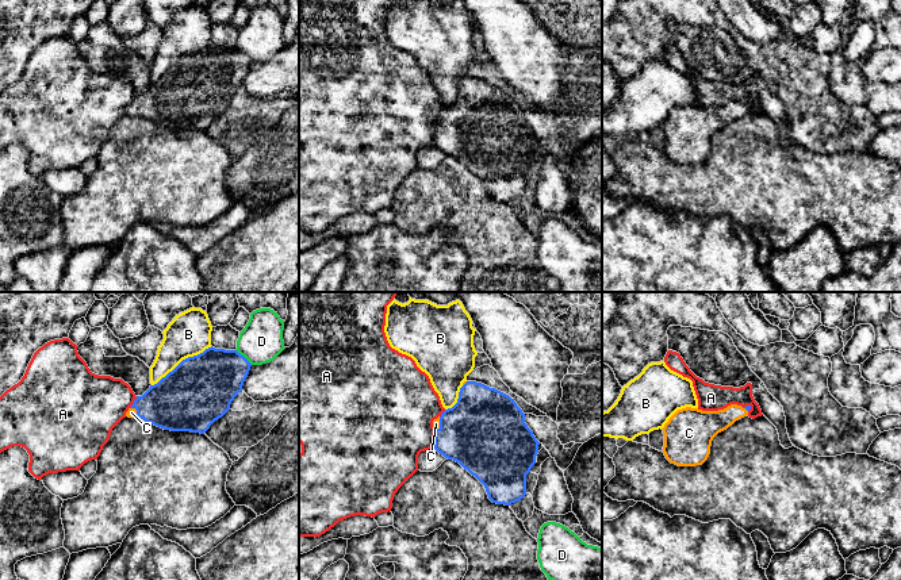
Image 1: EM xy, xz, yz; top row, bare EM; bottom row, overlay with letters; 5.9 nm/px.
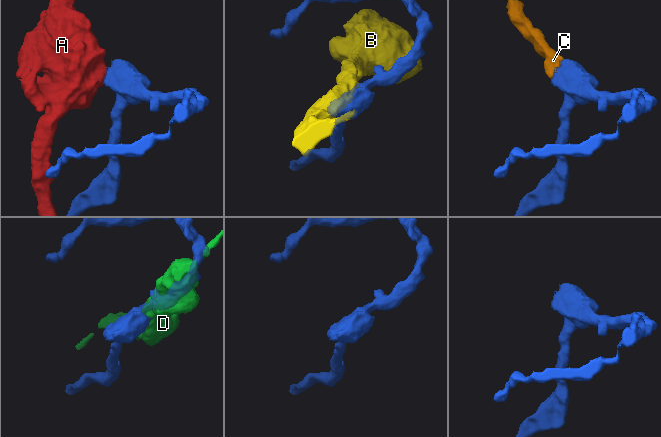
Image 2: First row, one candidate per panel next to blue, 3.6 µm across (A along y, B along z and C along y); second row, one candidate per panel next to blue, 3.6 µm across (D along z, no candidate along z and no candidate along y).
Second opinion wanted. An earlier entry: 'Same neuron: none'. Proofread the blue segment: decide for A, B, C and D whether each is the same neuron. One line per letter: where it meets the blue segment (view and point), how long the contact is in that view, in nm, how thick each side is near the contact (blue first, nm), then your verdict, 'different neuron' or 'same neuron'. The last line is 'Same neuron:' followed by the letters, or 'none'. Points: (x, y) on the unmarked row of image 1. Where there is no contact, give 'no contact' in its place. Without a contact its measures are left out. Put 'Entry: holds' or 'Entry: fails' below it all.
A: meets blue in xz at (434, 137); contact 110 nm long; 400 nm thick on the blue side, 440 nm on the other; different neuron
B: meets blue in xy at (183, 57); contact 420 nm long; 400 nm thick on the blue side, 260 nm on the other; different neuron
C: meets blue in xz at (440, 121); contact 90 nm long; 460 nm thick on the blue side, 50 nm on the other; same neuron
D: meets blue in xy at (242, 53); contact 140 nm long; 340 nm thick on the blue side, 260 nm on the other; different neuron
Same neuron: C
Entry: fails

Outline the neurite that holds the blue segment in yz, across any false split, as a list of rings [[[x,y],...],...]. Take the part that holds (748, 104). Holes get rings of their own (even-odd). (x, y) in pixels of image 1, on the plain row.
[[[731,101],[718,108],[702,108],[686,104],[678,107],[664,122],[666,155],[678,164],[702,162],[709,151],[713,135],[748,112],[751,103]]]

